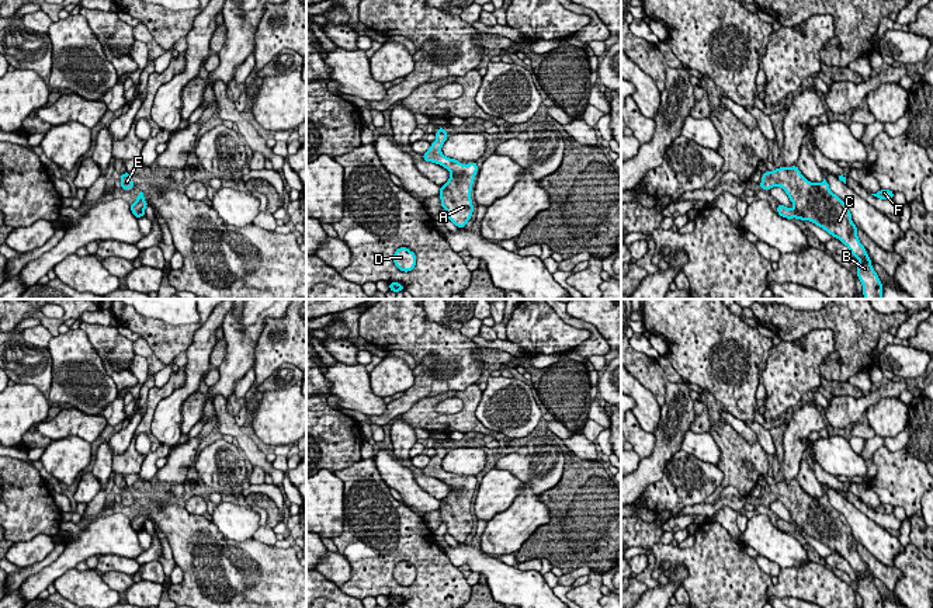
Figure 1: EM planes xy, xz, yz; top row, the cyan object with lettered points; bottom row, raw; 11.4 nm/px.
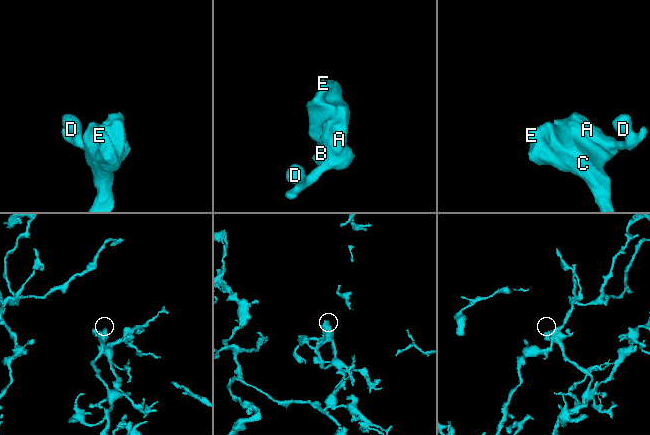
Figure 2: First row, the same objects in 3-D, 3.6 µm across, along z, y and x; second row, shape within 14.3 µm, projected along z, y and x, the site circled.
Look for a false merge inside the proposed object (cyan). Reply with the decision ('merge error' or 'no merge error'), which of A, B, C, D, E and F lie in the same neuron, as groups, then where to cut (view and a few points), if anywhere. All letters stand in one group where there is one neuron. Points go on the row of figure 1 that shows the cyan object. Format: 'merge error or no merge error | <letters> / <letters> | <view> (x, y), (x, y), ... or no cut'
no merge error | A B C D E F | no cut

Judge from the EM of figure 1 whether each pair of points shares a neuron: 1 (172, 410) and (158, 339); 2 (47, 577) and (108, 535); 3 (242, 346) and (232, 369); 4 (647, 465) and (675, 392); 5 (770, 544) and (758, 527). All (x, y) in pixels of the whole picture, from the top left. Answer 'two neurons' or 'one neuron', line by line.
1: two neurons
2: one neuron
3: one neuron
4: one neuron
5: one neuron

